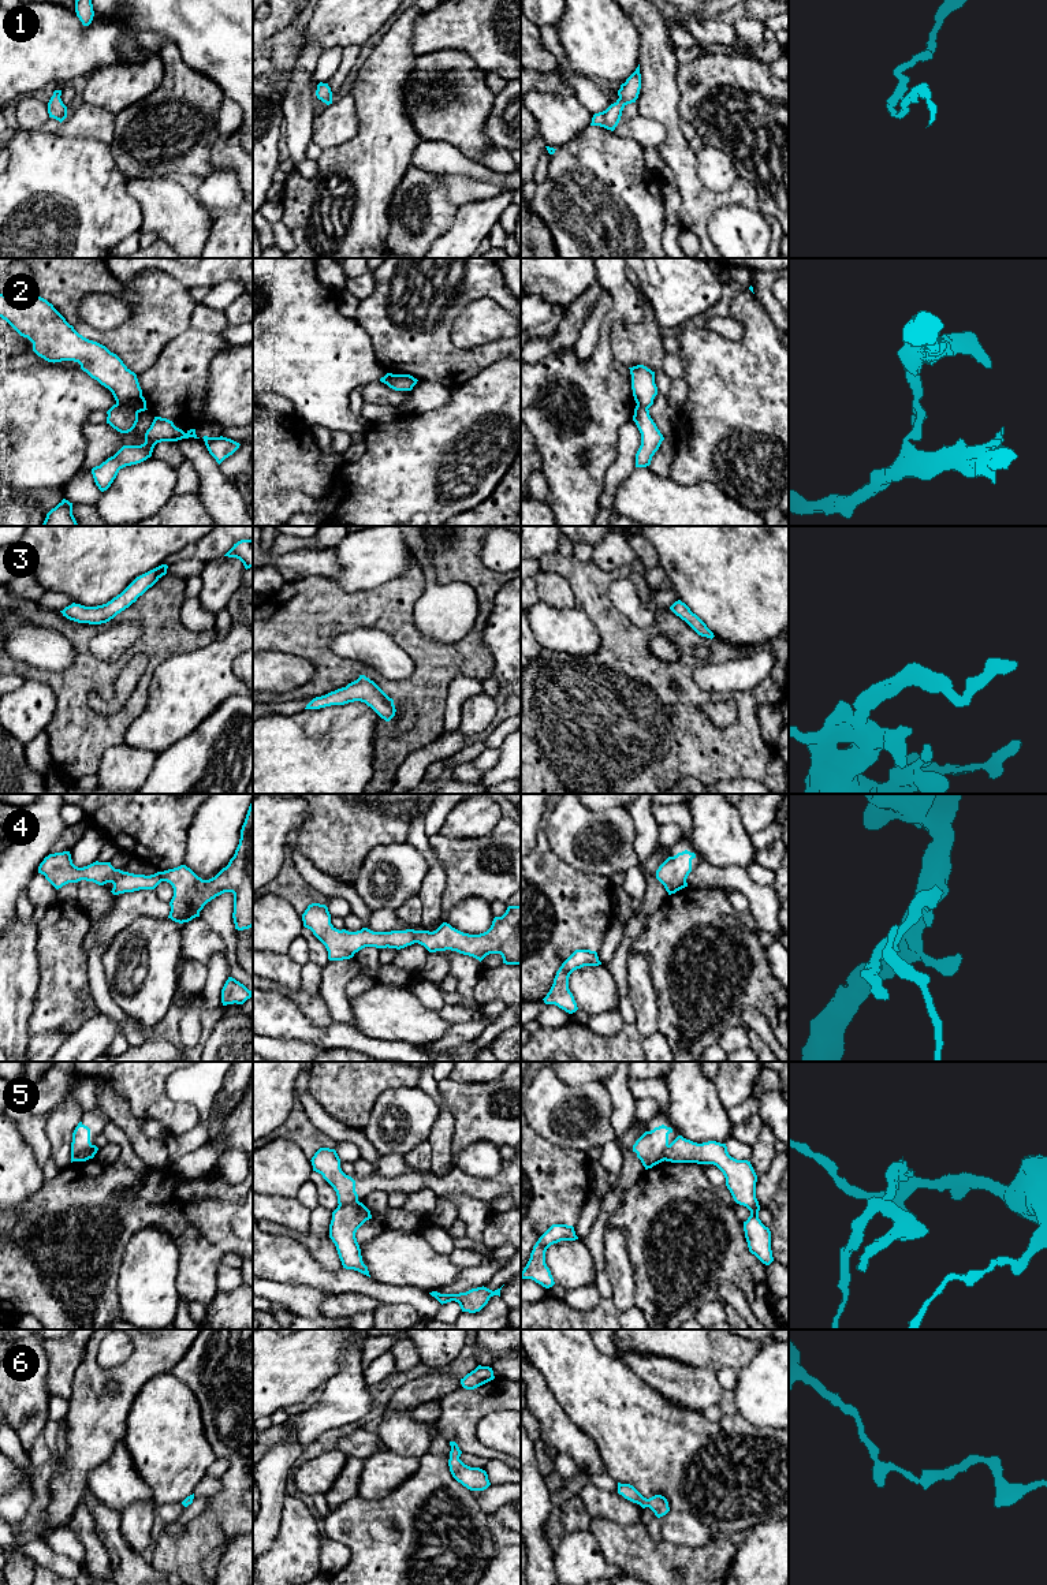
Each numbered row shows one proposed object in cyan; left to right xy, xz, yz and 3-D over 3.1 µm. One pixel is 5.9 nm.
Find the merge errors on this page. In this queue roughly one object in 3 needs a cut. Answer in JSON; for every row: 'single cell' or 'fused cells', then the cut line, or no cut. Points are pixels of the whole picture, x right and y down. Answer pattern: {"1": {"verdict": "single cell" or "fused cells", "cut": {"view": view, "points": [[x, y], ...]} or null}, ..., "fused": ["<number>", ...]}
{"1": {"verdict": "single cell", "cut": null}, "2": {"verdict": "fused cells", "cut": {"view": "xy", "points": [[116, 402], [131, 406], [138, 411]]}}, "3": {"verdict": "single cell", "cut": null}, "4": {"verdict": "single cell", "cut": null}, "5": {"verdict": "fused cells", "cut": {"view": "xy", "points": [[94, 1145], [78, 1158], [71, 1155]]}}, "6": {"verdict": "single cell", "cut": null}, "fused": ["2", "5"]}

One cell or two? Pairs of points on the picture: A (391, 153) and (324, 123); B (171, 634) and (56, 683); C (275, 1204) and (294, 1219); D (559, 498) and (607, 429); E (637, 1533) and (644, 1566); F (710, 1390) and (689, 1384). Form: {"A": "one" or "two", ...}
{"A": "two", "B": "one", "C": "one", "D": "one", "E": "one", "F": "one"}

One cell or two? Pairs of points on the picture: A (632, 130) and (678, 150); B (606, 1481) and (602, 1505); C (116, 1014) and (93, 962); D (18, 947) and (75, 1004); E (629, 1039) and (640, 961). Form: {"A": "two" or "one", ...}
{"A": "two", "B": "two", "C": "one", "D": "two", "E": "two"}

